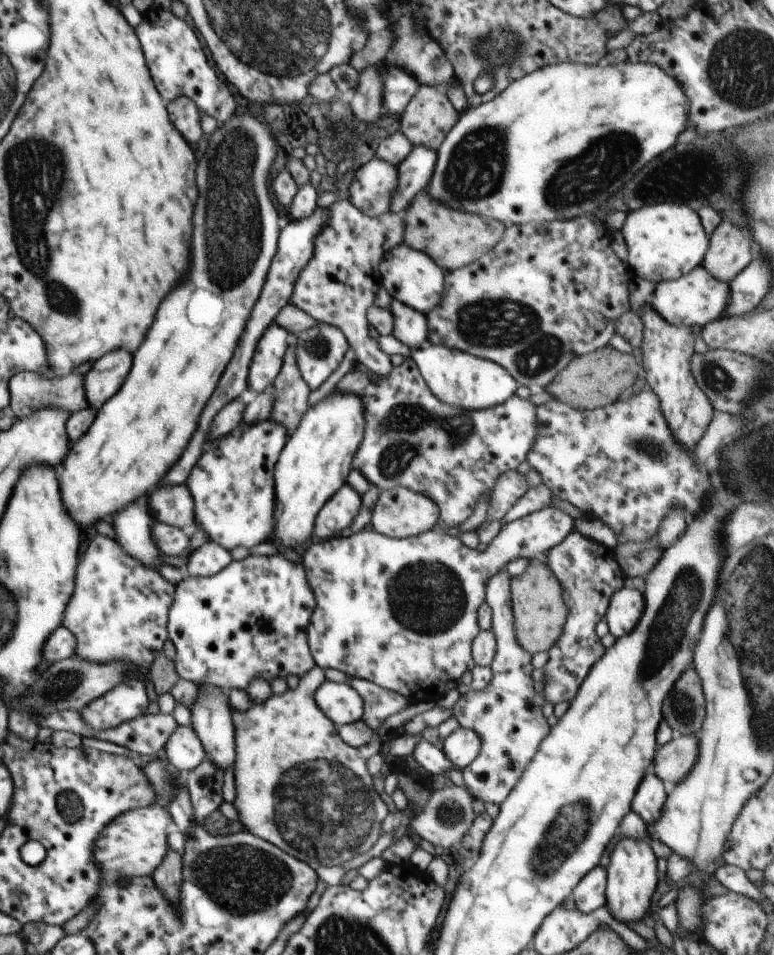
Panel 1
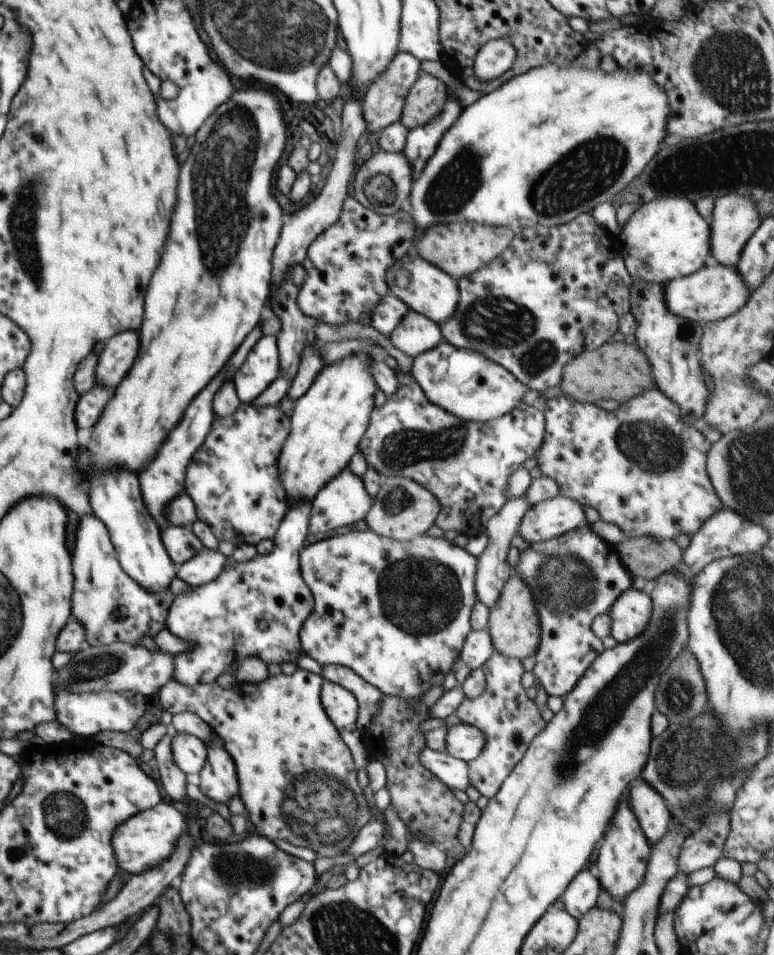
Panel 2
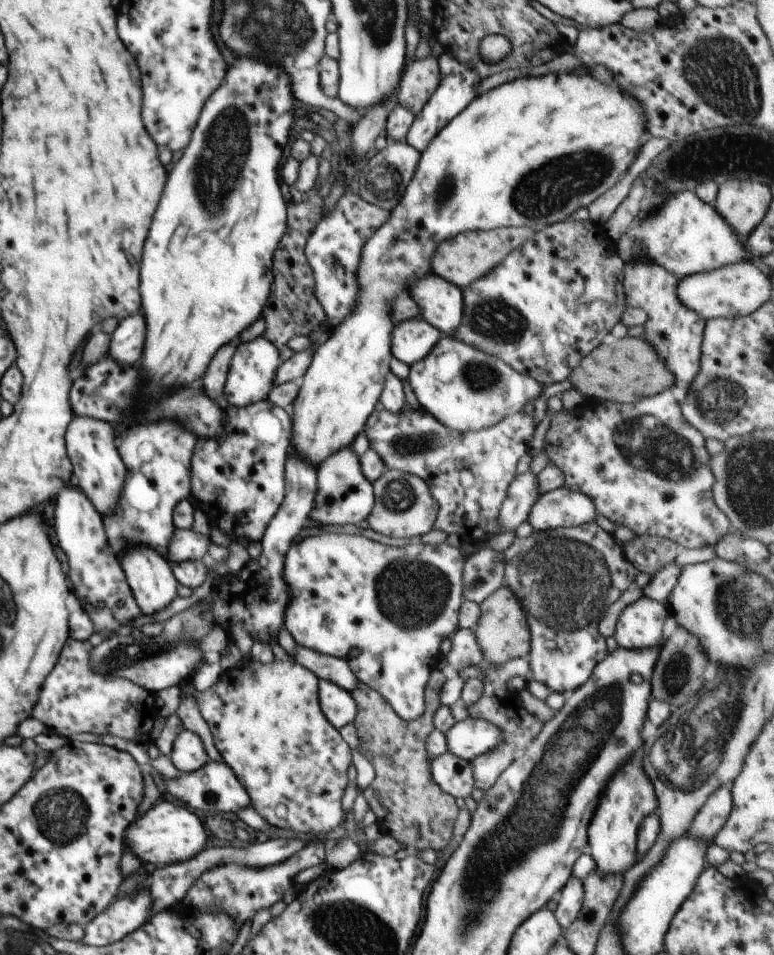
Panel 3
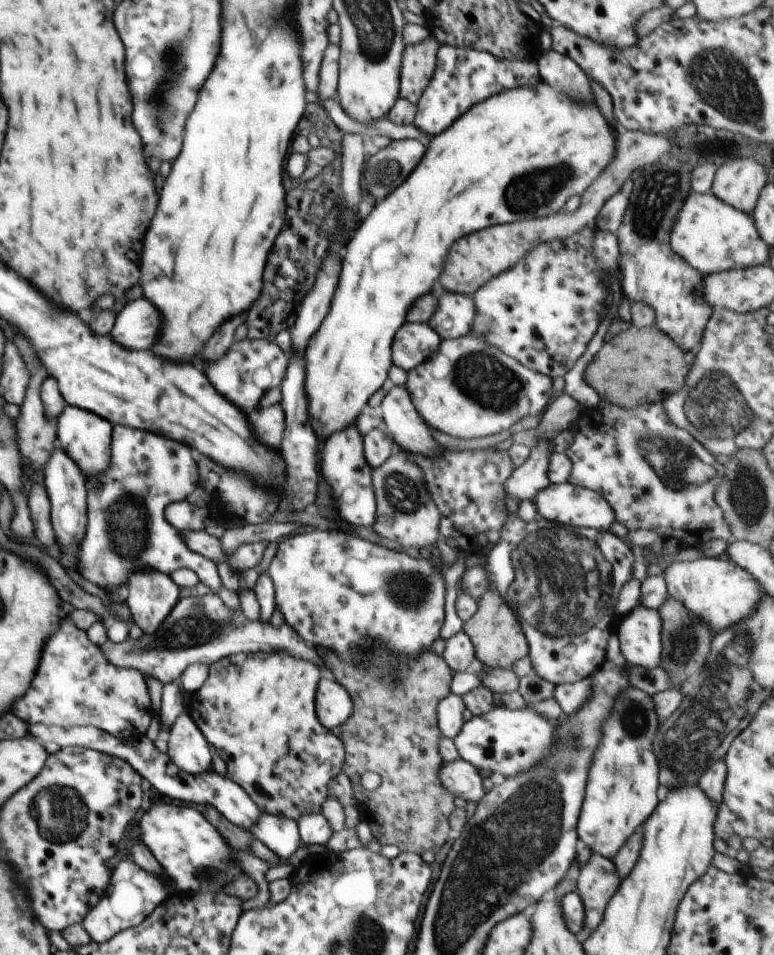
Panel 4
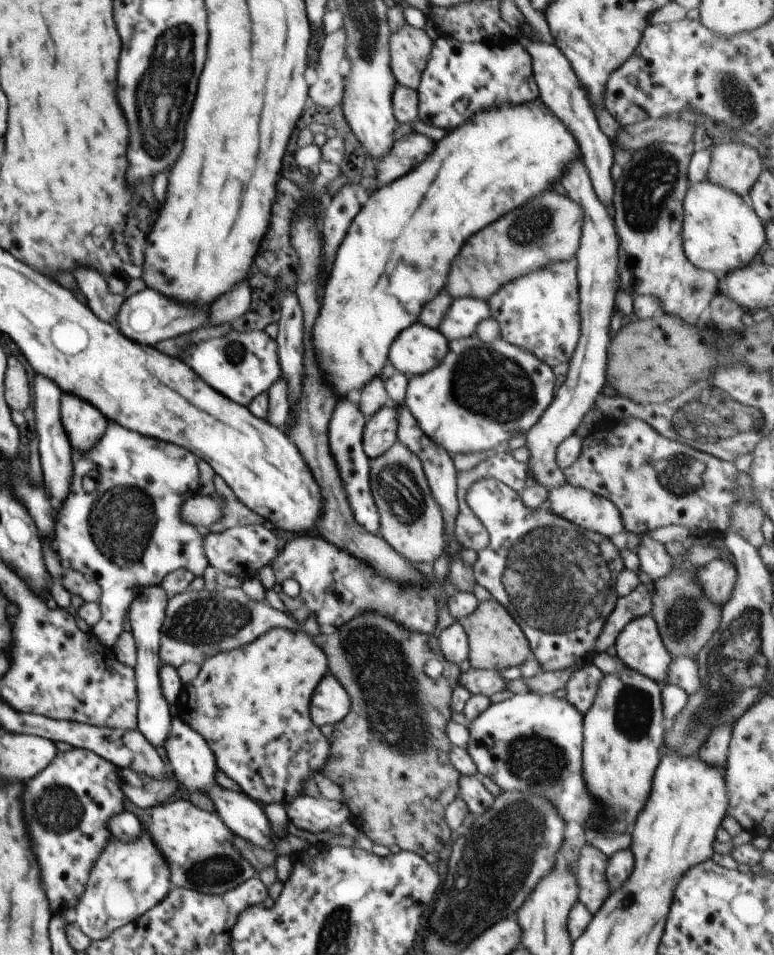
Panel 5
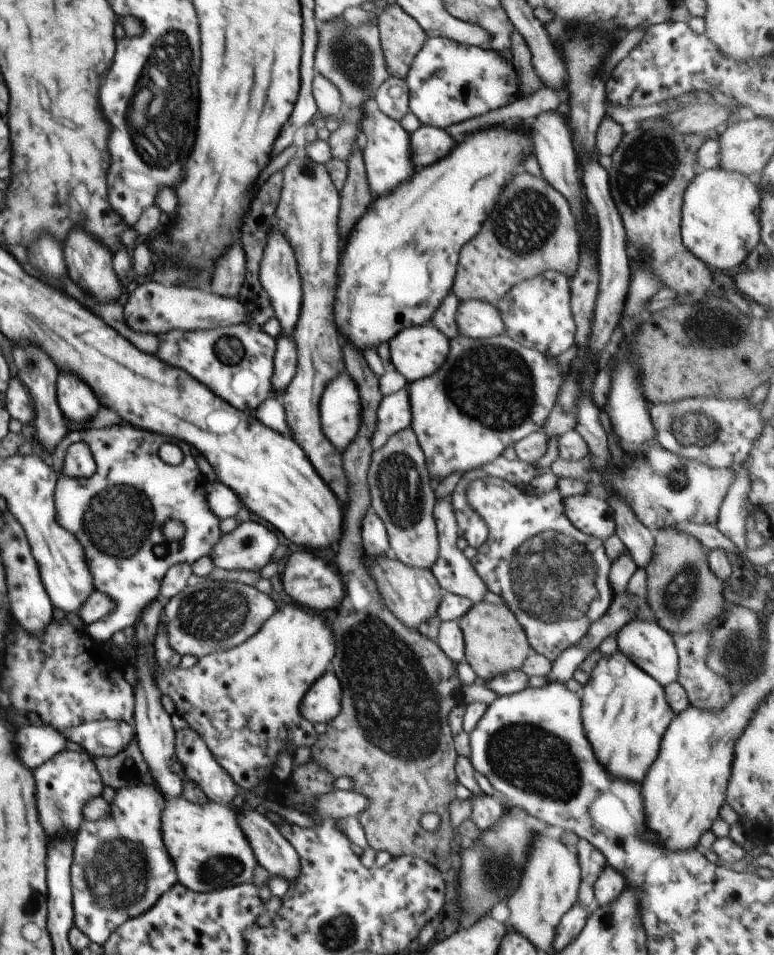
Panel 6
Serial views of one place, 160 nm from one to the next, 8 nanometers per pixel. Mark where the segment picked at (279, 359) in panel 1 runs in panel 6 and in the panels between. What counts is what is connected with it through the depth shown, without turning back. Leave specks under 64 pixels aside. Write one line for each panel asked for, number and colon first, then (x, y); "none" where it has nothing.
2: (262, 367)
3: (254, 364)
4: (252, 367)
5: (241, 365)
6: (237, 363)

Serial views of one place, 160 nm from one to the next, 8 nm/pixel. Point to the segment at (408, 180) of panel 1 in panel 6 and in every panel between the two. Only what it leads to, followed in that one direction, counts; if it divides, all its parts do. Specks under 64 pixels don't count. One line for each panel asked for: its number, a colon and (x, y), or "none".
2: (421, 144)
3: (458, 87)
4: (464, 77)
5: (460, 79)
6: (448, 82)

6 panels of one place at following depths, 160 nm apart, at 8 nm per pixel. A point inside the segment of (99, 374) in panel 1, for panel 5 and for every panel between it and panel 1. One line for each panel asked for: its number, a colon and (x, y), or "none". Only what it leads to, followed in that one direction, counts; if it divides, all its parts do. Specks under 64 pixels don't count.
2: (117, 357)
3: (127, 342)
4: (130, 330)
5: (148, 316)

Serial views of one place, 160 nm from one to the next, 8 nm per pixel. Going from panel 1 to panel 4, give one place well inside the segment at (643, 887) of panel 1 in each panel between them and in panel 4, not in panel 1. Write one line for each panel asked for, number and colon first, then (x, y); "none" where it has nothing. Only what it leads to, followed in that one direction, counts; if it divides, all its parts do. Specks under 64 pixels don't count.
2: (622, 861)
3: (612, 833)
4: (622, 792)

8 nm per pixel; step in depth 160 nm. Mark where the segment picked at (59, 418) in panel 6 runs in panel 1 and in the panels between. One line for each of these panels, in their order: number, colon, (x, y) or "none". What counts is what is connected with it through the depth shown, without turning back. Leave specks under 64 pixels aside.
1: (119, 610)
2: (112, 606)
3: (97, 579)
4: (65, 484)
5: (55, 451)

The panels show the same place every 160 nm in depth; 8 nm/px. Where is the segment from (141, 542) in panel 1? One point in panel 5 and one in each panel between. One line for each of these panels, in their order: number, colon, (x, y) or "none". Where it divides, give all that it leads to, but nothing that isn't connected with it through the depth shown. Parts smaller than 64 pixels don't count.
2: (115, 497)
3: (100, 473)
4: (151, 596)
5: (84, 425)

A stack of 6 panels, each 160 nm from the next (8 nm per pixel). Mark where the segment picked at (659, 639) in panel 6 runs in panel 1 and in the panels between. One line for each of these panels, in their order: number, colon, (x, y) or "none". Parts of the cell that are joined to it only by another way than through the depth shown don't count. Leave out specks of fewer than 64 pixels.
1: (627, 605)
2: (632, 610)
3: (639, 626)
4: (640, 632)
5: (639, 646)

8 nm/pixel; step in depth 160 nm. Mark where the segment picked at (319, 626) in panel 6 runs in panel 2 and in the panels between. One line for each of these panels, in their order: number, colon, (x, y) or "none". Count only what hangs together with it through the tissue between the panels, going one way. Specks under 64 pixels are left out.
2: (297, 778)
3: (267, 723)
4: (257, 712)
5: (252, 705)

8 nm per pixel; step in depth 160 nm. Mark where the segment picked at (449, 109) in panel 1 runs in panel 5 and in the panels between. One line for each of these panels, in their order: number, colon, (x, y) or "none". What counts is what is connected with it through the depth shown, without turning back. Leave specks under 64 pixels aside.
2: (426, 99)
3: (420, 78)
4: (418, 64)
5: (410, 48)

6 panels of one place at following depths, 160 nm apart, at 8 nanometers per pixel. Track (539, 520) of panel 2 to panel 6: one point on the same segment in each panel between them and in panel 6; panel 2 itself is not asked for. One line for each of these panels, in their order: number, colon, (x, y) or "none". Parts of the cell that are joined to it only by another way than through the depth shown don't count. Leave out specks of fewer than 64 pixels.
3: (565, 507)
4: (565, 503)
5: (580, 506)
6: (592, 516)

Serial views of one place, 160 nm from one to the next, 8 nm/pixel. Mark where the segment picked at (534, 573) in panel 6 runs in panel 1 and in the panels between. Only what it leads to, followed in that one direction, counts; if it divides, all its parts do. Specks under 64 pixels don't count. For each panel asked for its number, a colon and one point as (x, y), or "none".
1: (589, 572)
2: (574, 578)
3: (565, 584)
4: (563, 588)
5: (558, 583)

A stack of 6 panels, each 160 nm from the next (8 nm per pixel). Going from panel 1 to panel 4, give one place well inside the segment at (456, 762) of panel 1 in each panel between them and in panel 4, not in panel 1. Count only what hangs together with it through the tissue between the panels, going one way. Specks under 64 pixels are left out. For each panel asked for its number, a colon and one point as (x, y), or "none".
2: (464, 741)
3: (467, 739)
4: (503, 741)

